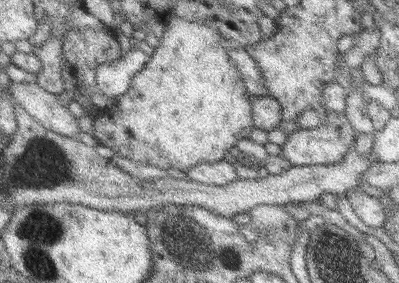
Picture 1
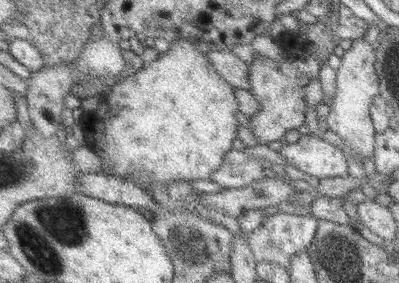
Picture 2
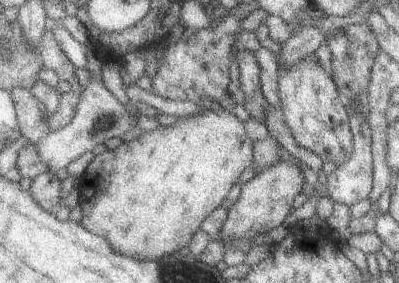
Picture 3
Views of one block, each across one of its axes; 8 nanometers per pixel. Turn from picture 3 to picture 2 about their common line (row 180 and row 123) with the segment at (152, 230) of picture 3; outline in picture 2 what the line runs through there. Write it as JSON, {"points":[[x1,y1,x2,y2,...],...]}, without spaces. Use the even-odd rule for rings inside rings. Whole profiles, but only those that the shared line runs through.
{"points":[[183,40,173,44,169,52,161,54,155,62,147,62,143,70,129,78,113,82,111,96,99,102,95,112,83,112,79,124,85,128,85,144,101,158,101,172,119,180,133,180,141,190,151,190,151,186,169,186,175,182,211,180,211,176,221,170,225,156,231,152,237,140,237,126,241,112,241,102,237,100,237,90,229,84,215,68,209,56,197,50,197,44]]}

